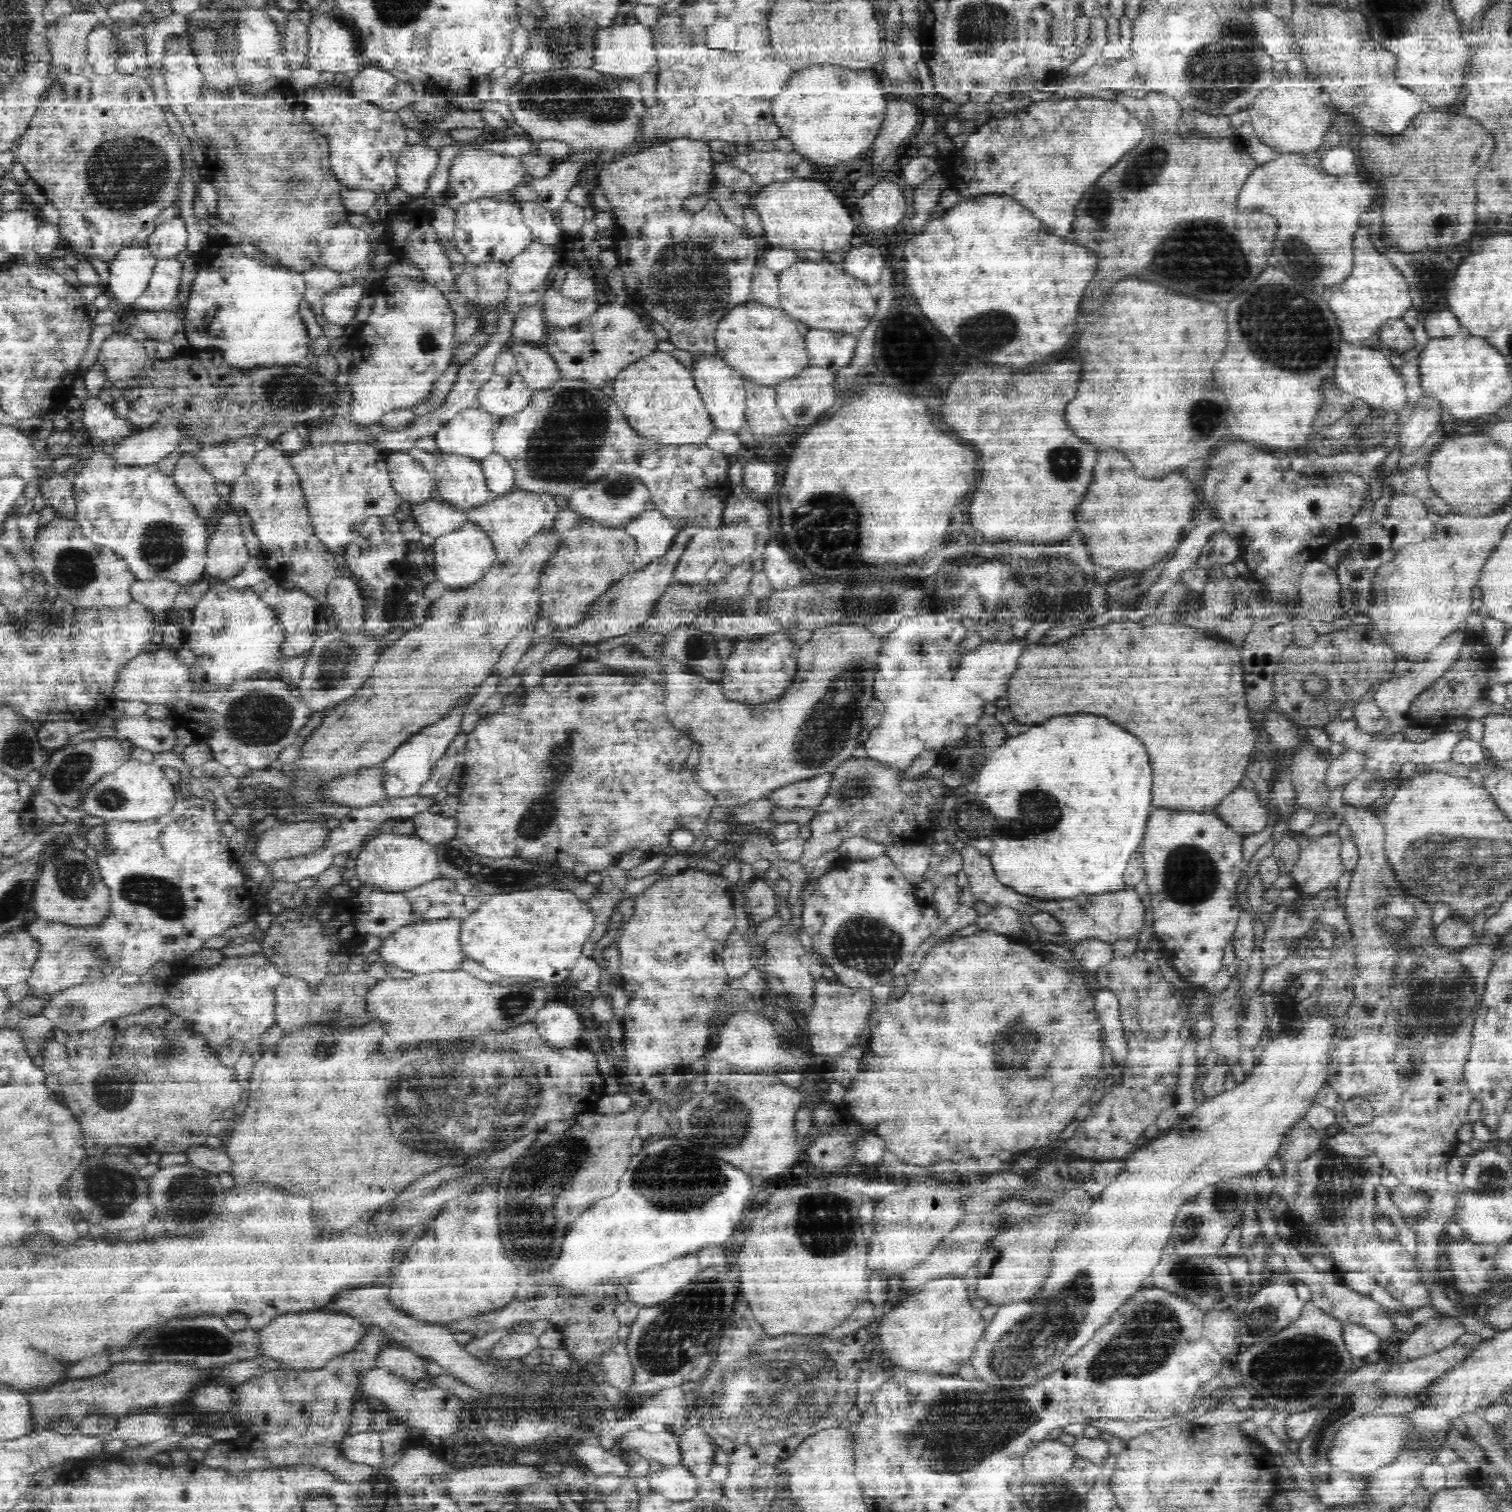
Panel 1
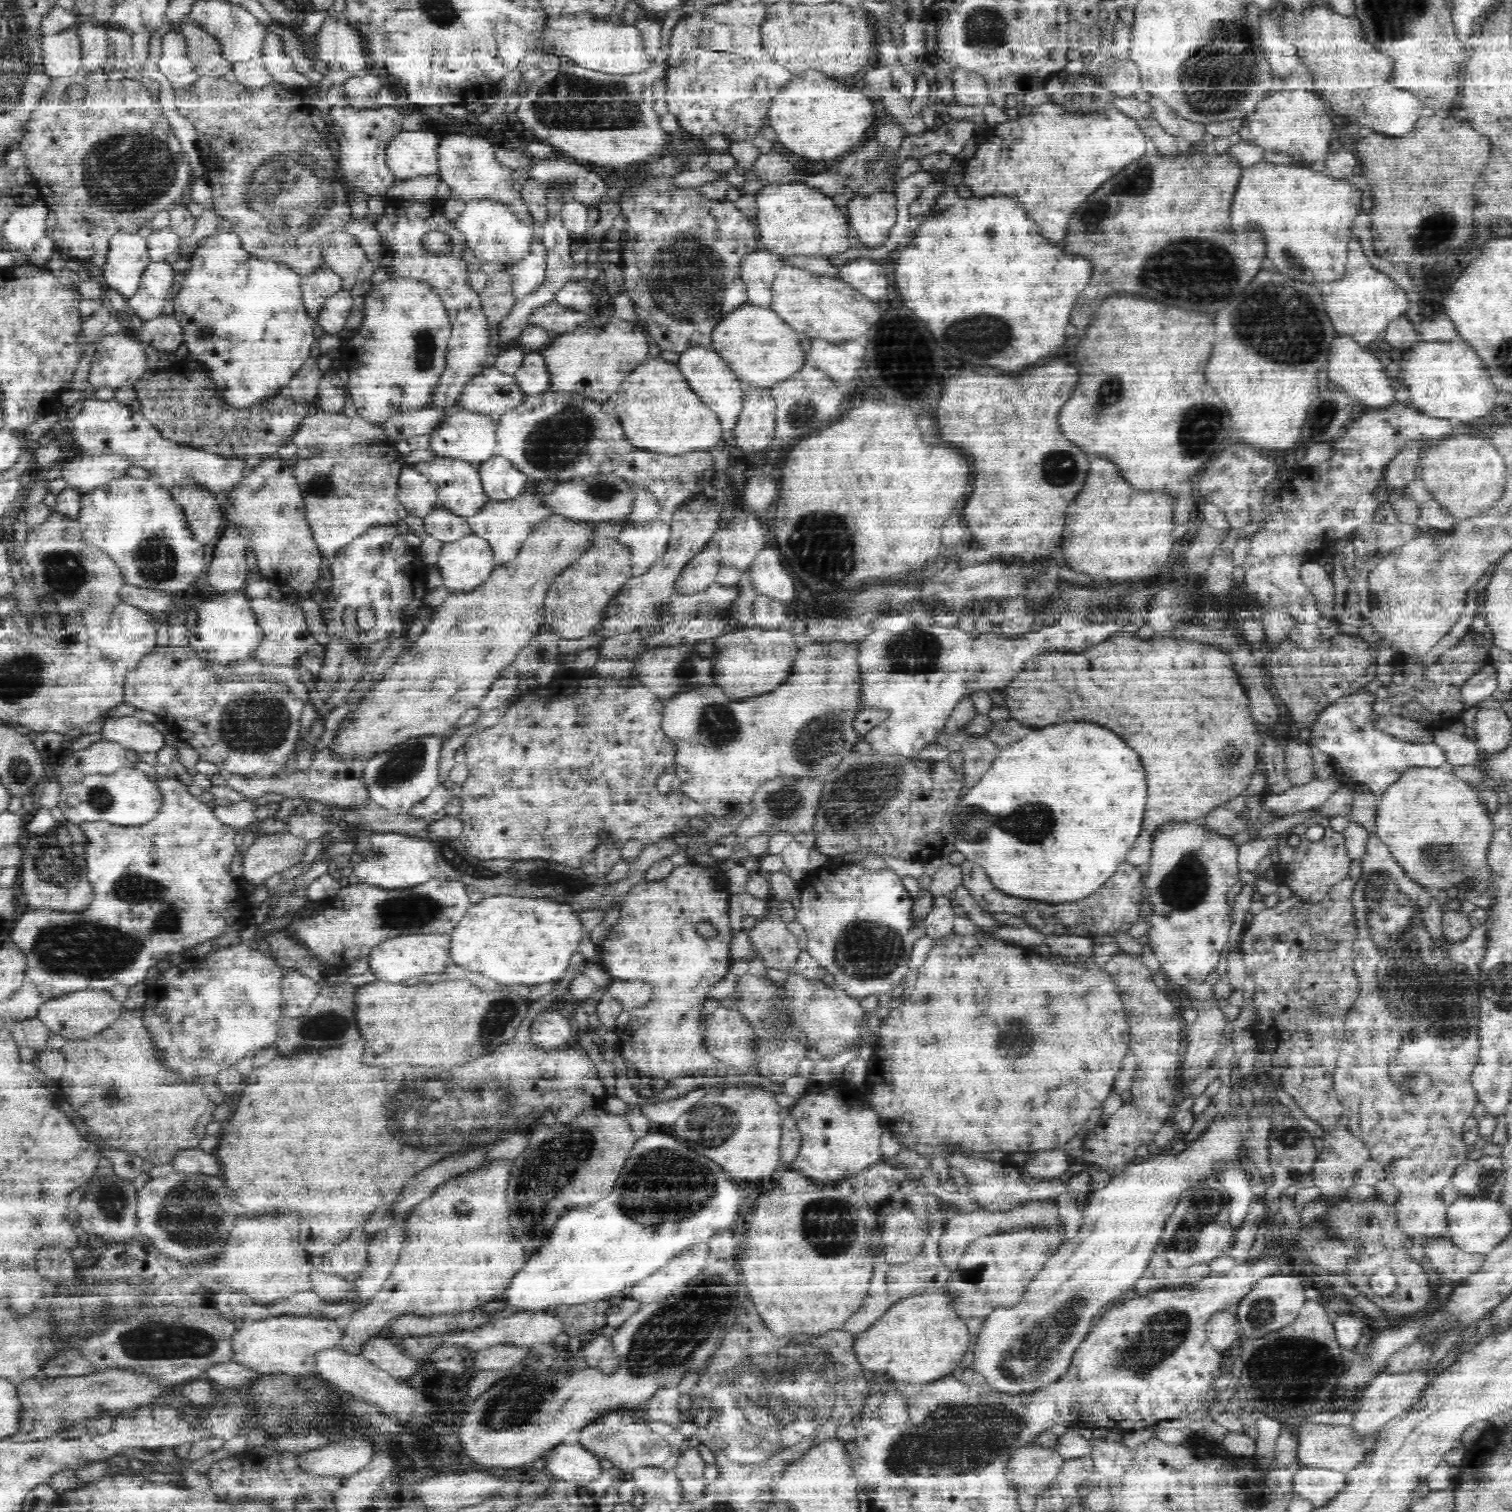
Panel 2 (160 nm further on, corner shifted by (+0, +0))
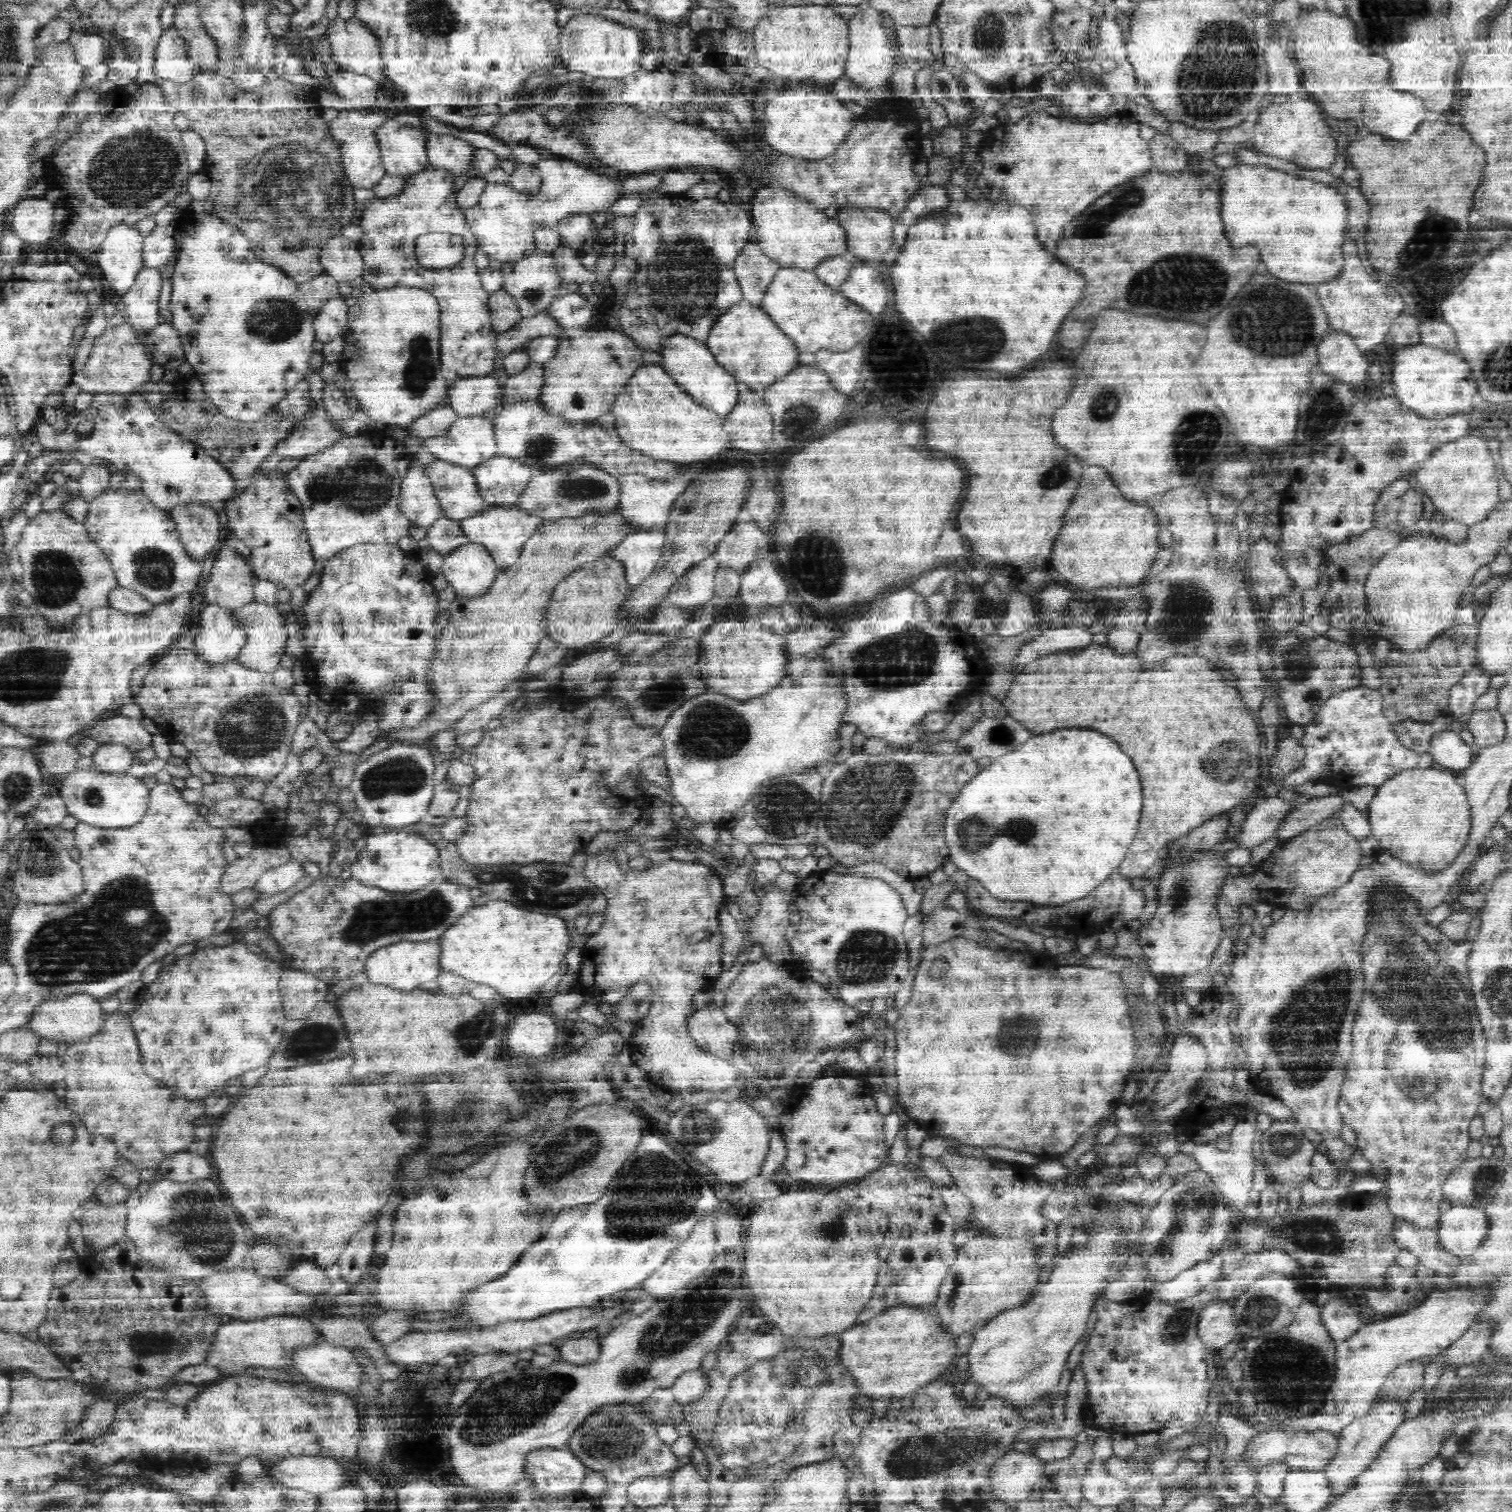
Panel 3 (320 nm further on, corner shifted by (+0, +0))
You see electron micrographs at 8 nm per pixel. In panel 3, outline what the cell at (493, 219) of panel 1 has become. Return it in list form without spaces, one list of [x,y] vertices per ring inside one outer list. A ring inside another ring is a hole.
[[[546,158],[536,164],[541,170],[542,185],[541,191],[528,199],[523,194],[515,192],[508,184],[488,182],[484,191],[480,193],[480,198],[474,206],[467,208],[464,212],[466,227],[470,229],[472,245],[474,249],[480,249],[488,255],[489,260],[499,260],[503,262],[516,262],[526,255],[529,255],[535,249],[534,243],[534,224],[547,224],[553,227],[561,218],[578,213],[602,212],[608,209],[608,206],[616,201],[617,182],[610,180],[606,176],[596,174],[588,166],[577,161],[566,158]]]

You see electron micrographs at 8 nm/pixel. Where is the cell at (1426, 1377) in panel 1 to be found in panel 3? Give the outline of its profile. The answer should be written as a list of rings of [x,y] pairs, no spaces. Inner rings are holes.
[[[1381,1390],[1370,1402],[1370,1407],[1364,1416],[1354,1418],[1350,1424],[1344,1426],[1339,1432],[1340,1440],[1337,1453],[1333,1456],[1330,1464],[1325,1468],[1326,1475],[1335,1490],[1335,1496],[1346,1491],[1354,1478],[1376,1458],[1376,1452],[1382,1448],[1386,1438],[1396,1430],[1396,1426],[1404,1420],[1406,1410],[1408,1410],[1408,1400],[1410,1395],[1395,1396],[1395,1394],[1385,1394]]]

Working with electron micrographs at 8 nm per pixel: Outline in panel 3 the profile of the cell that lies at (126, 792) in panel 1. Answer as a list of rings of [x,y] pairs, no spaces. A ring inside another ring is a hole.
[[[79,769],[62,779],[60,796],[68,814],[80,823],[98,828],[126,828],[137,825],[151,806],[150,788],[142,779],[128,773],[105,773],[96,769]]]

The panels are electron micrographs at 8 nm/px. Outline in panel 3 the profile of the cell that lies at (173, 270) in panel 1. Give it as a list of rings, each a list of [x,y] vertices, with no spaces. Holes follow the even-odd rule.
[[[142,267],[135,283],[121,298],[123,314],[136,332],[148,332],[158,324],[162,272],[158,267]]]

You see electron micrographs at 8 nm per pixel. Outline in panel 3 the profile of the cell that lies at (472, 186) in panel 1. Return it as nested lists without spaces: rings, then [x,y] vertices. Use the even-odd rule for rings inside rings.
[[[429,133],[427,136],[427,151],[429,156],[429,164],[444,169],[455,179],[464,177],[468,179],[466,184],[470,184],[472,180],[485,180],[487,176],[477,170],[475,166],[475,154],[479,148],[455,136],[446,136],[443,134]]]

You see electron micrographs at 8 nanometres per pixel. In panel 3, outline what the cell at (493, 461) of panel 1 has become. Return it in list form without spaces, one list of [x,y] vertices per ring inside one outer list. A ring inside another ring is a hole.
[[[498,454],[483,461],[472,471],[481,495],[490,506],[518,504],[535,473],[530,467]]]

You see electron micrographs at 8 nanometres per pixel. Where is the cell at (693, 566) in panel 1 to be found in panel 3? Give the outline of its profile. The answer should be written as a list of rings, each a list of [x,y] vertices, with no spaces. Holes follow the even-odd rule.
[[[715,554],[696,562],[672,586],[667,600],[678,606],[697,606],[715,596],[715,576],[721,564]]]

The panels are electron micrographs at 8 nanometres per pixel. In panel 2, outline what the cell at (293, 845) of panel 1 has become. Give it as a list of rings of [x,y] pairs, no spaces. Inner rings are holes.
[[[287,829],[283,832],[266,833],[255,838],[249,849],[243,852],[243,876],[244,880],[251,884],[260,885],[267,878],[287,868],[296,866],[302,862],[310,840],[296,836]]]

